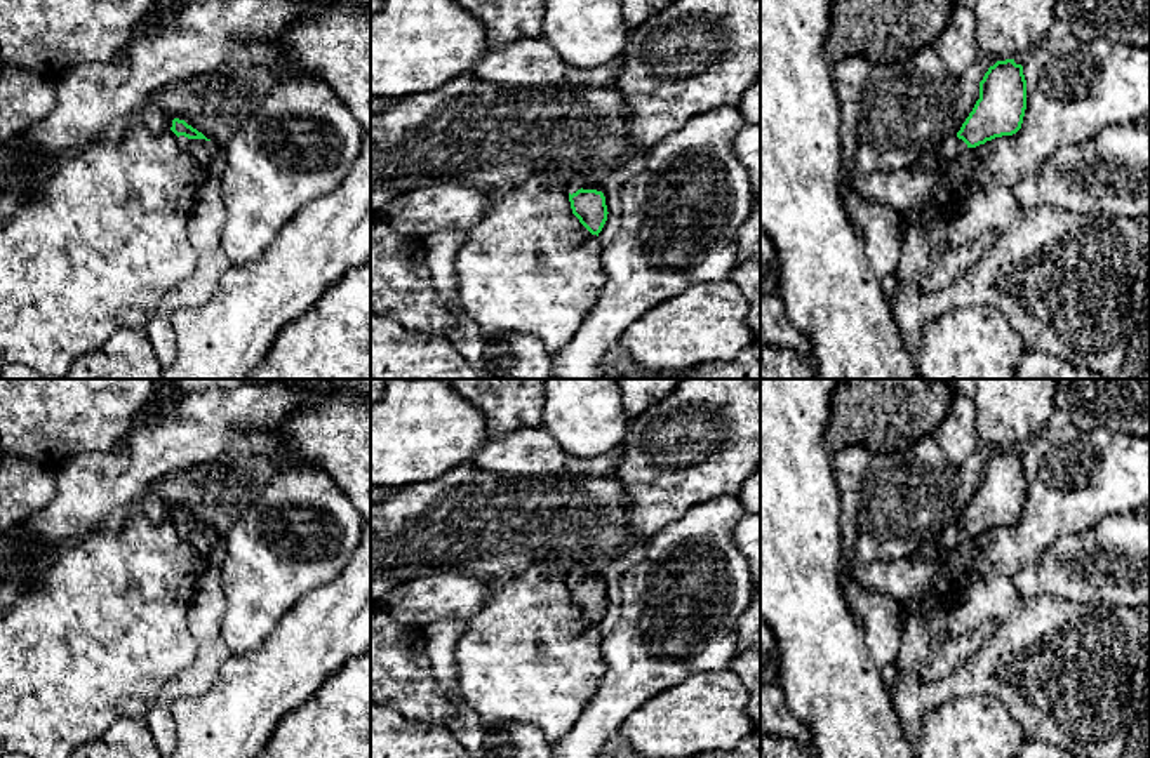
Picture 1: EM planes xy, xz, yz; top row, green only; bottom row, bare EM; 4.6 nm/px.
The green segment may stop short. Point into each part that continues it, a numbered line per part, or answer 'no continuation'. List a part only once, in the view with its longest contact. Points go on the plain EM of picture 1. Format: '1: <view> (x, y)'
1: xy (204, 541)

